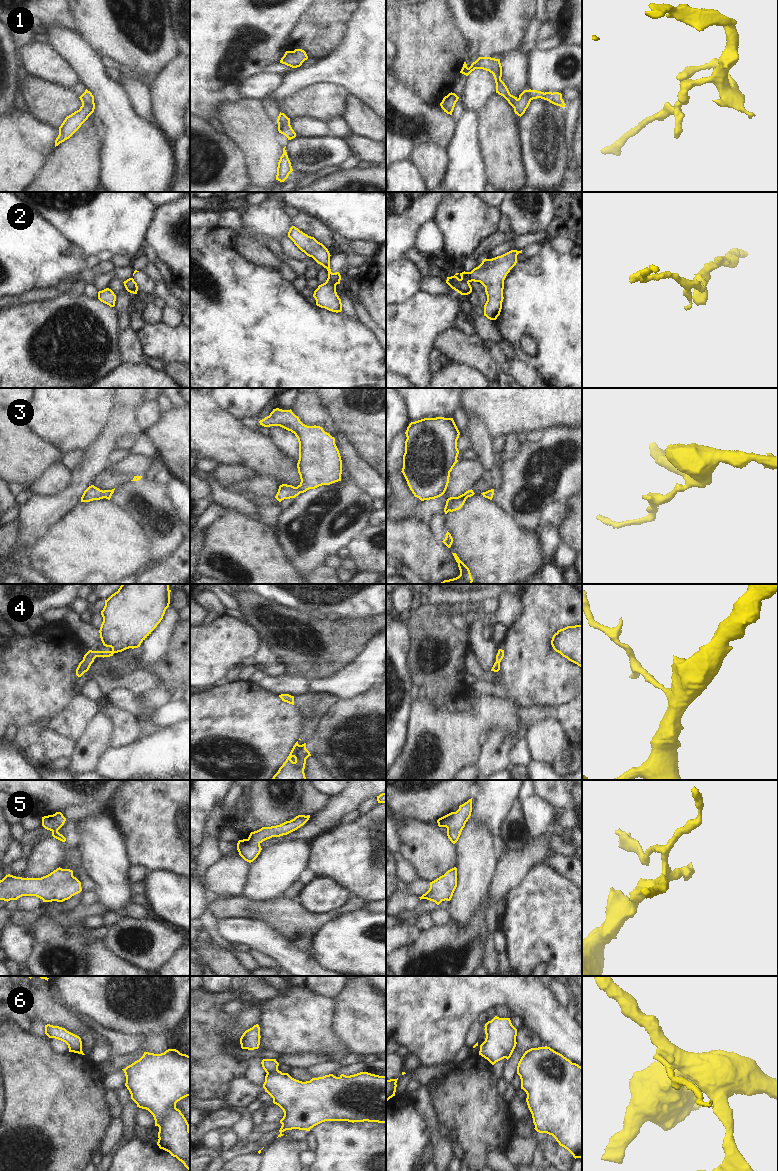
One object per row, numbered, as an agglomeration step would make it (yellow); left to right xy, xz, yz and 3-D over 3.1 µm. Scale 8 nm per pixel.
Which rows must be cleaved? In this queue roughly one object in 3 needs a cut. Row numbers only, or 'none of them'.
1, 2, 6

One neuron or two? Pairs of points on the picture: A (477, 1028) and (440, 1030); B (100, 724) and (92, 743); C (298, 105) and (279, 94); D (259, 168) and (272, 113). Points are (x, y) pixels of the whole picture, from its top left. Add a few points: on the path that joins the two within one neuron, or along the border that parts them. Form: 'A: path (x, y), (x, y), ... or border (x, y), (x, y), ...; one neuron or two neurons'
A: border (477, 1020), (471, 1026), (464, 1044); two neurons
B: path (99, 729), (95, 738); one neuron
C: border (306, 86), (292, 95), (287, 95), (277, 103); two neurons
D: border (260, 100), (263, 111), (271, 119), (276, 120); two neurons

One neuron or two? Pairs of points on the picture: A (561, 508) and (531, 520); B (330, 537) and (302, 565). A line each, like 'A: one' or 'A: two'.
A: two
B: one

